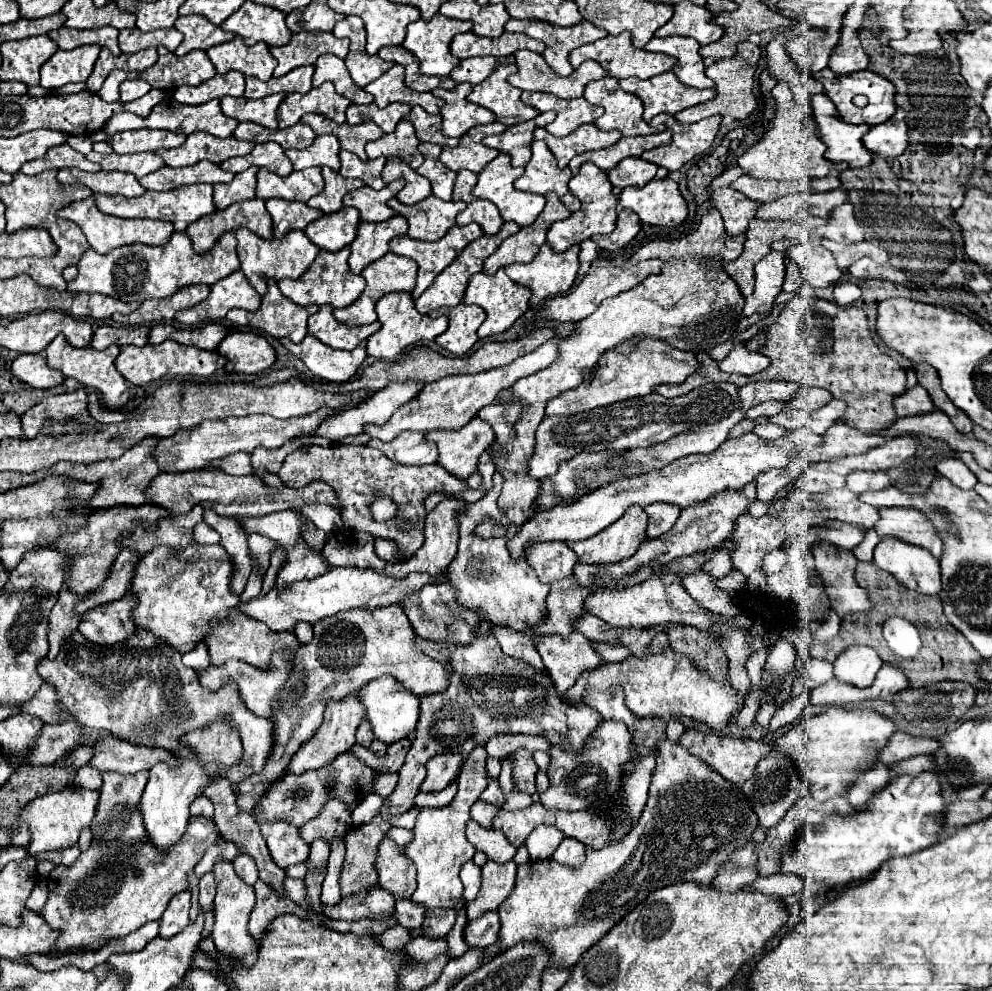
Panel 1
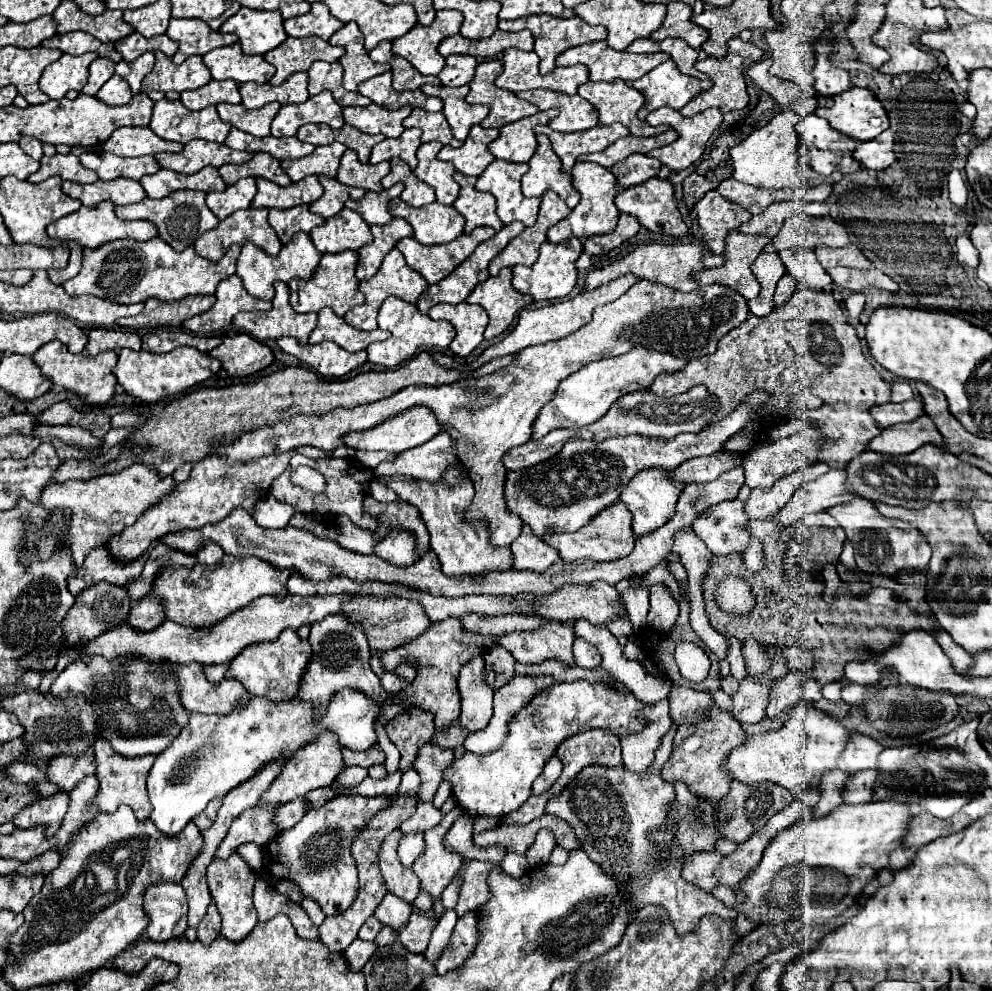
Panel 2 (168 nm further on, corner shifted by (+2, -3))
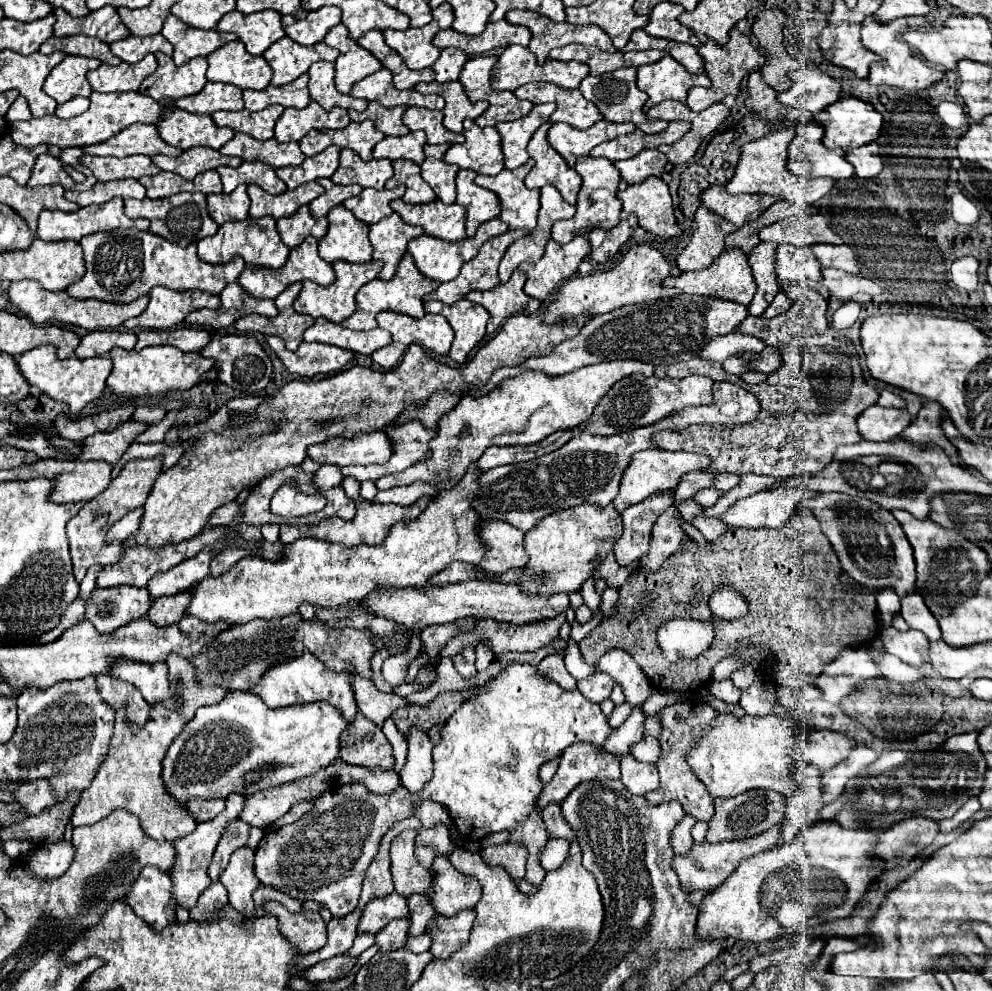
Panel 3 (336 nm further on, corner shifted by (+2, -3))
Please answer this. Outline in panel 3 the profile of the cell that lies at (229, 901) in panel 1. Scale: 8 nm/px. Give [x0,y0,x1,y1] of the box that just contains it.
[221,846,259,918]

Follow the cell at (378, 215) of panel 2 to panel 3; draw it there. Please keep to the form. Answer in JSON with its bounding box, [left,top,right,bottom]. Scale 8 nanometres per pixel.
[343,186,405,224]

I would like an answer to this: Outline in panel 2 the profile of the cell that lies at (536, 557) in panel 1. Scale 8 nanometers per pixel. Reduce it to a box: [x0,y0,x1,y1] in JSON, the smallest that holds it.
[511,524,559,572]

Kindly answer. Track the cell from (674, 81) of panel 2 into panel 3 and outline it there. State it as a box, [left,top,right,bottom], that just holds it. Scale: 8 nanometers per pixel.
[637,54,711,114]

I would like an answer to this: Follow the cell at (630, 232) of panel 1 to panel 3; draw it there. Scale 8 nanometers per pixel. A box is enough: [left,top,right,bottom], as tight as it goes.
[591,214,637,262]

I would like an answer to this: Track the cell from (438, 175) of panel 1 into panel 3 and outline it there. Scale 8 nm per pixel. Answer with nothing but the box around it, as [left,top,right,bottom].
[421,144,459,204]

